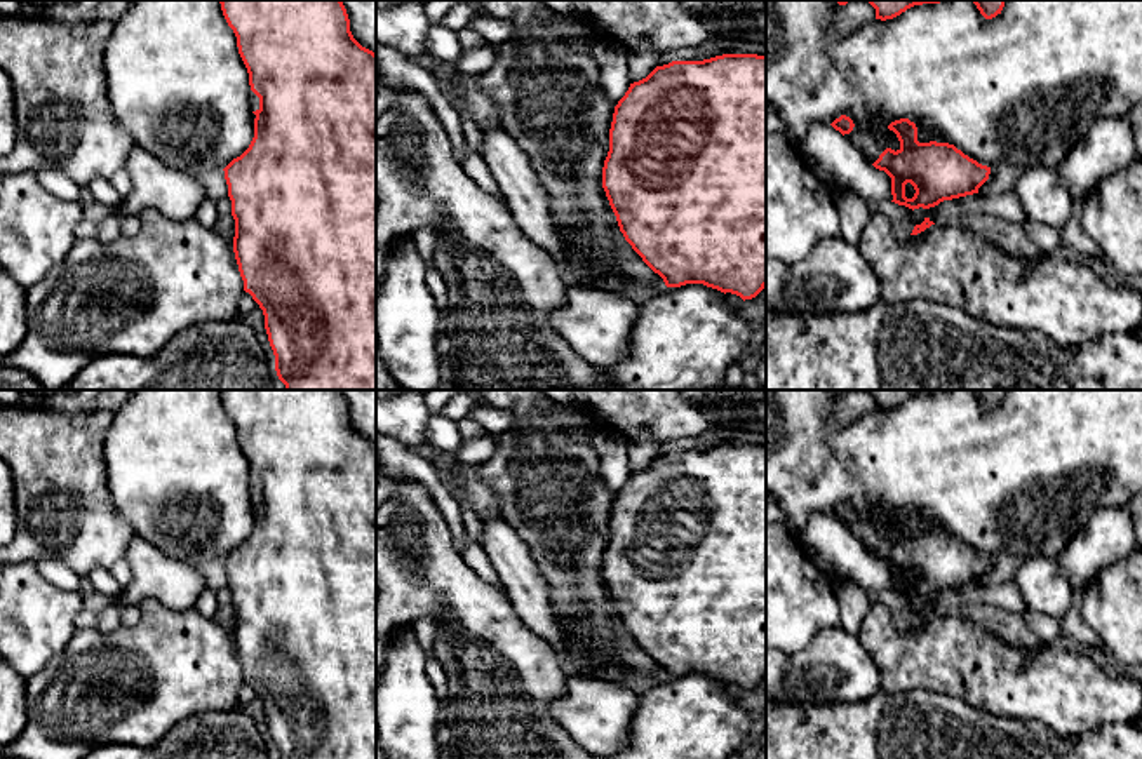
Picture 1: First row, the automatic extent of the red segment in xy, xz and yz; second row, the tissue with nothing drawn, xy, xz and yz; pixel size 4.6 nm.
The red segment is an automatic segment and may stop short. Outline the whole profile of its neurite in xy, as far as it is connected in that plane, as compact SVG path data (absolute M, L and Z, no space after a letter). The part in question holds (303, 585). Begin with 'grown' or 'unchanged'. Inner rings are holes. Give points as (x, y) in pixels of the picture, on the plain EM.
grown; M219 390L219 393L249 463L254 508L249 538L223 559L235 609L233 642L244 681L263 700L275 759L376 759L376 444L353 428L341 390Z

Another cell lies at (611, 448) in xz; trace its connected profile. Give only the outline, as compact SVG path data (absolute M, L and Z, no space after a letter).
M599 428L592 435L592 446L601 463L601 477L616 496L630 477L627 437L609 428Z

